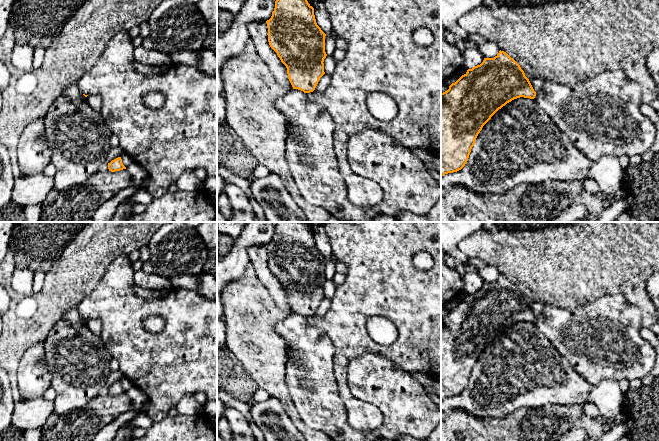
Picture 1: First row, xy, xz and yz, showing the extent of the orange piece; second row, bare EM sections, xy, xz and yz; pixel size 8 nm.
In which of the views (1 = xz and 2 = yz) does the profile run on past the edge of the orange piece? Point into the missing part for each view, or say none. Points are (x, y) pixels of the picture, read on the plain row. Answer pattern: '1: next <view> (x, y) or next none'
1: next none
2: next none

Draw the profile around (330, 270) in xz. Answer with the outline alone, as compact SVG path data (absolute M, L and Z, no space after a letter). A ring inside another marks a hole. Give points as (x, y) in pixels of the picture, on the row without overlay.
M335 255L330 258L326 258L325 260L325 276L327 280L332 280L334 274L336 273L336 268L335 268L336 261L337 258Z

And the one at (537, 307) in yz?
M535 301L530 304L530 307L534 313L535 316L538 316L541 314L543 309L546 307L546 304L542 301Z

